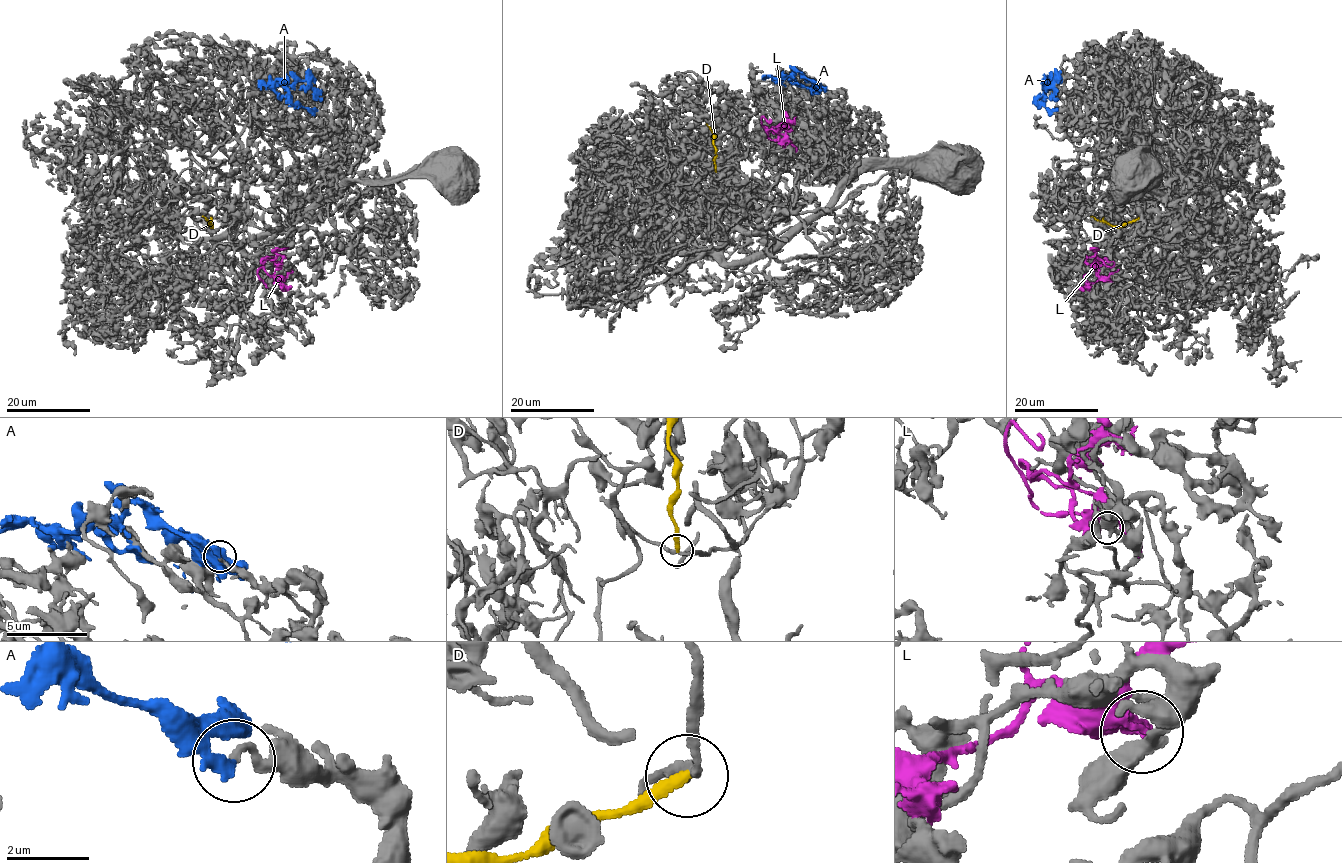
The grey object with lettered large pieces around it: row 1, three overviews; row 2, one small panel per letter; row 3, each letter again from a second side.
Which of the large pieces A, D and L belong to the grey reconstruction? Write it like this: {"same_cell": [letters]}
{"same_cell": []}

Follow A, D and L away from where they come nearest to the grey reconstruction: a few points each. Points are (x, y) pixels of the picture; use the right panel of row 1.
A: (1052, 114), (1036, 100), (1055, 80), (1054, 98), (1059, 99)
D: (1138, 218), (1112, 226), (1090, 216)
L: (1110, 281), (1097, 274), (1100, 259), (1095, 255), (1086, 261), (1094, 270)

